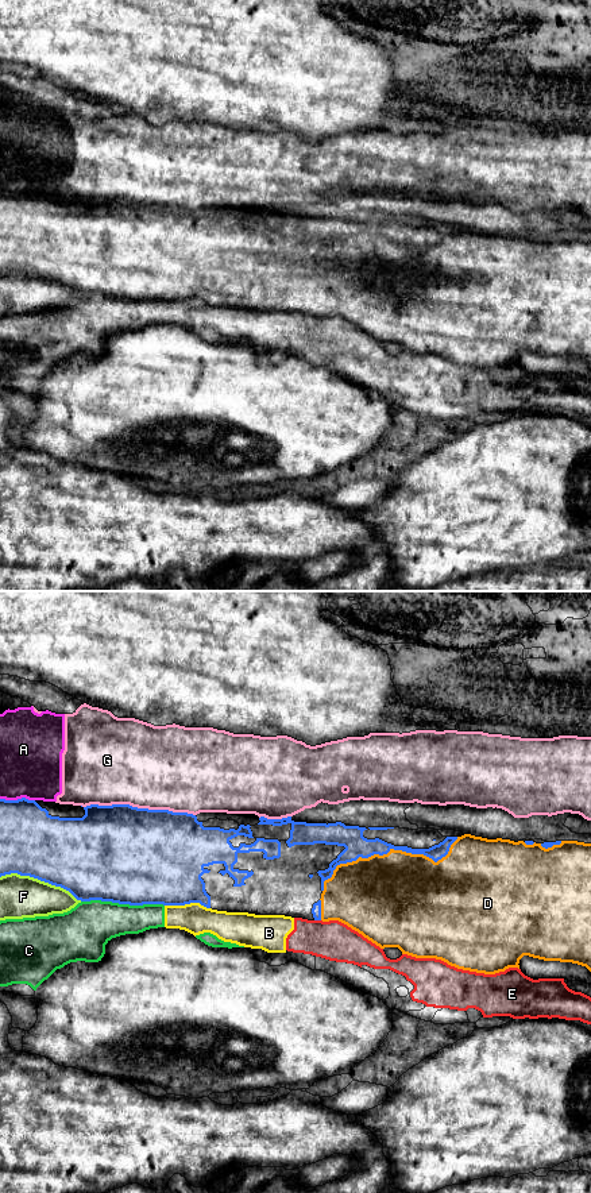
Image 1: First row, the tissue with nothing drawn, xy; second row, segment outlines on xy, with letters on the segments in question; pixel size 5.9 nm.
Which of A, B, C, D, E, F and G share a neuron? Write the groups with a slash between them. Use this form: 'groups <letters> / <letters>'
groups A G / B C E / D / F

